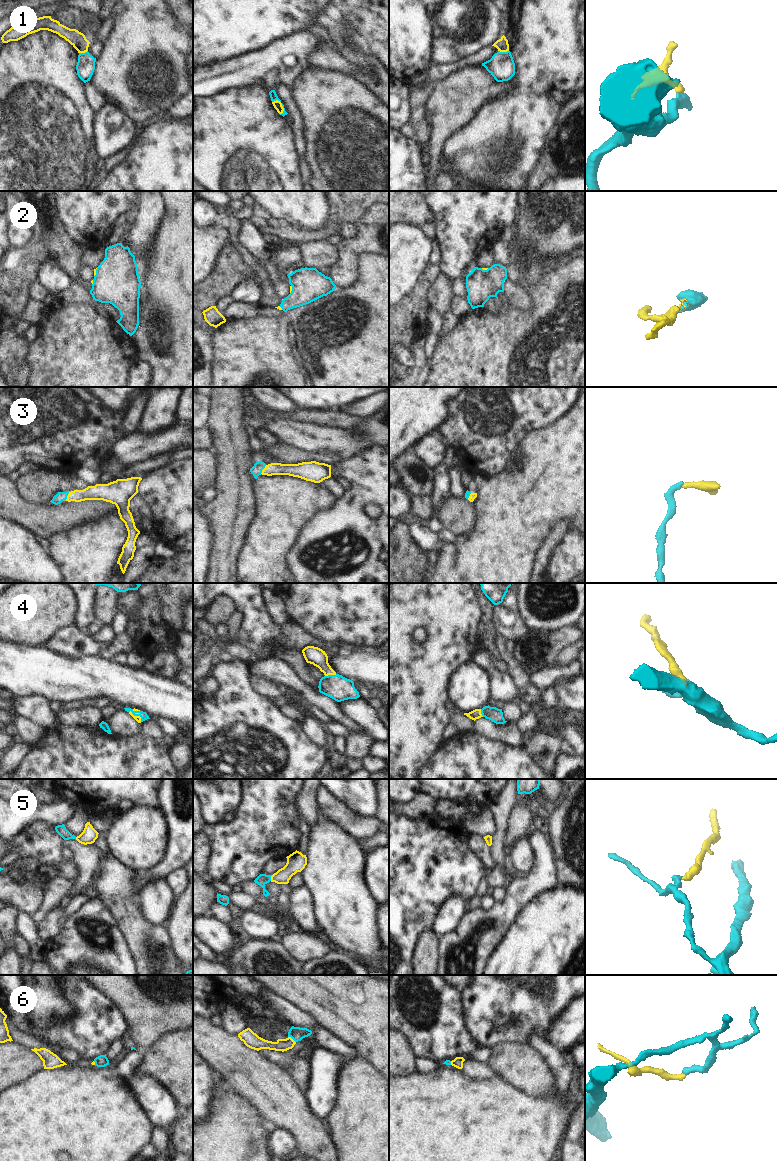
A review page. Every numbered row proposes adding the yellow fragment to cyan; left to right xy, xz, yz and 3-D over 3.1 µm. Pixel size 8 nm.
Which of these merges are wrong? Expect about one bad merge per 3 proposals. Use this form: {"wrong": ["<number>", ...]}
{"wrong": ["1"]}

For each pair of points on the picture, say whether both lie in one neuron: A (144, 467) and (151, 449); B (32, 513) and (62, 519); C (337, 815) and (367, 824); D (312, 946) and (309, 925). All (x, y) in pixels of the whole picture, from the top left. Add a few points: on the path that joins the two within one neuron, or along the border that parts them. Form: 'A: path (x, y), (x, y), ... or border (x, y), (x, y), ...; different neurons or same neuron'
A: border (170, 453), (128, 466); different neurons
B: path (39, 518), (55, 519); same neuron
C: path (344, 817), (353, 824), (360, 824); same neuron
D: border (303, 931), (312, 934); different neurons

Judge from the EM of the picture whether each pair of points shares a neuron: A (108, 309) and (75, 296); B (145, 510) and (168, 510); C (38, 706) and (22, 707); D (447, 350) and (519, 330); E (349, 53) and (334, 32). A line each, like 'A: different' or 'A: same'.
A: same
B: different
C: same
D: same
E: same

